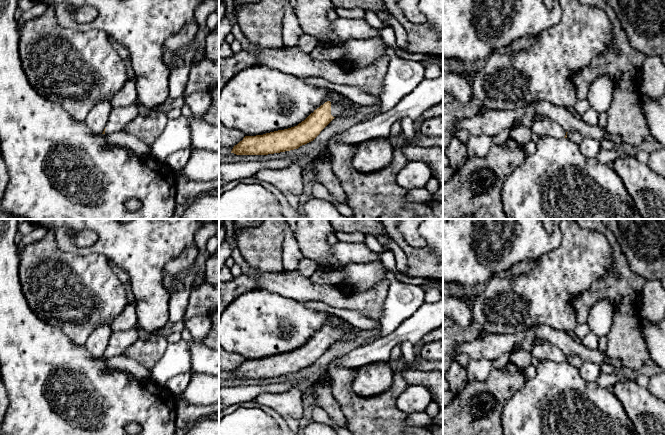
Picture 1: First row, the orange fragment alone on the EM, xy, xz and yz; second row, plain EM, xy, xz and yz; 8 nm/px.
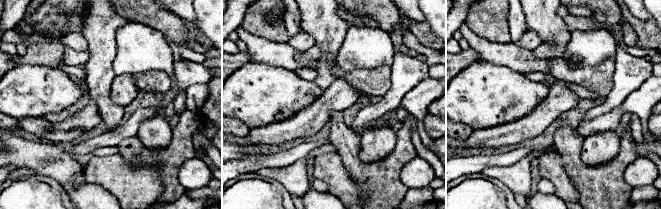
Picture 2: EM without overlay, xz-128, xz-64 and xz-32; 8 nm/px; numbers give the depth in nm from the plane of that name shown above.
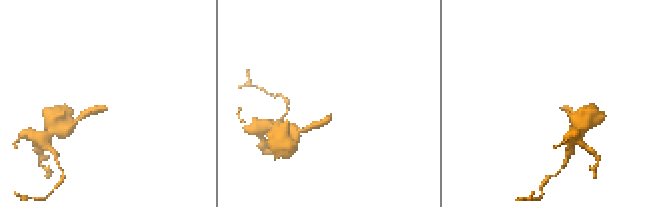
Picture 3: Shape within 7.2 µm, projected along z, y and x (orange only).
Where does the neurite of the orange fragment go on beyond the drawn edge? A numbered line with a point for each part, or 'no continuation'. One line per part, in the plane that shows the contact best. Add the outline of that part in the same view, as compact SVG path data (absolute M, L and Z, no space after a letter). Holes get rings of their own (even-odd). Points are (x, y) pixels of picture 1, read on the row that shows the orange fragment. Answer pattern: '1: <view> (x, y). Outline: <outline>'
1: xz (336, 106). Outline: M339 100L339 101L332 101L331 102L331 115L333 117L336 117L344 108L345 104L343 102L343 100Z

